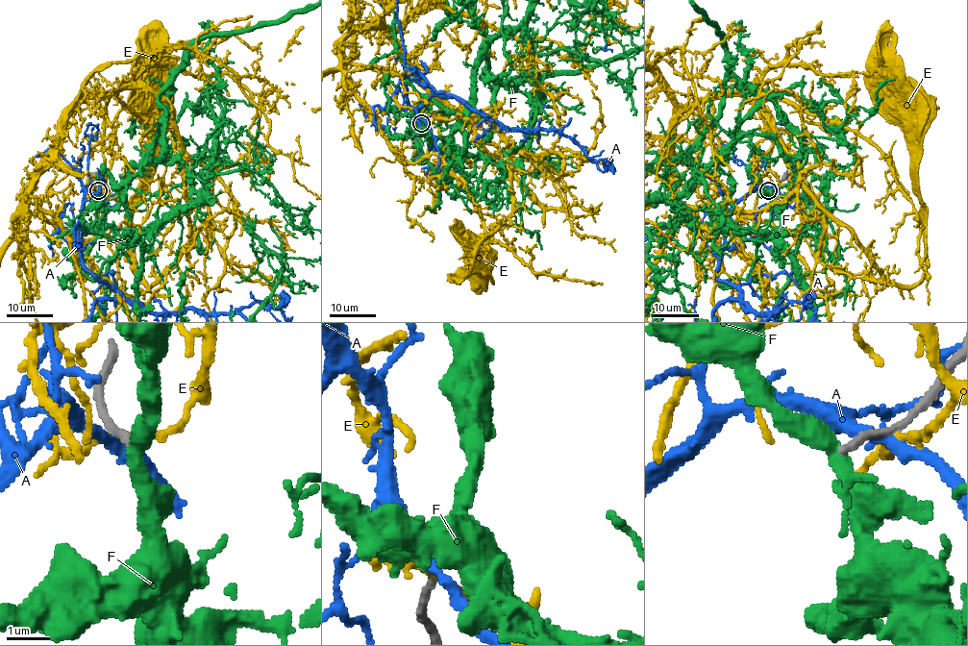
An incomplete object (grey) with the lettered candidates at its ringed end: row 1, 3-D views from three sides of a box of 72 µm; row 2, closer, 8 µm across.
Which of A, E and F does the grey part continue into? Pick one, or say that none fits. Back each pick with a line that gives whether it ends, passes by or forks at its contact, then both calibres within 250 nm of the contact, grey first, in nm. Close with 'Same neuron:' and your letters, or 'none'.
Same neuron: none

